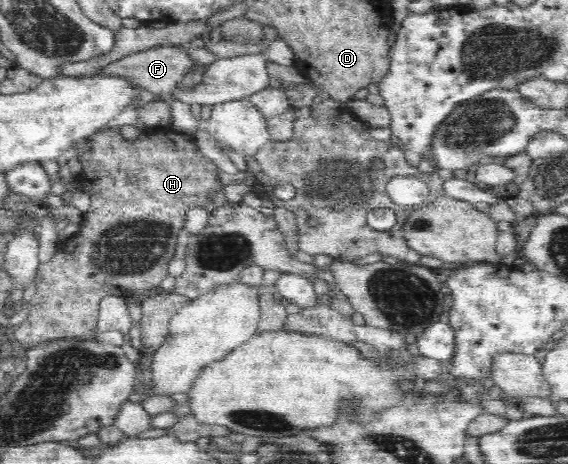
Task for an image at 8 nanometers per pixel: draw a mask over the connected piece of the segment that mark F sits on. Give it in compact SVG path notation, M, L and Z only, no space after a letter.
M154 46L144 51L138 51L138 53L132 53L132 55L126 55L118 61L112 61L108 63L106 67L100 67L96 71L98 74L108 74L110 76L122 76L132 84L136 84L136 87L140 89L147 89L156 95L162 97L162 99L171 102L172 91L180 85L180 81L184 79L186 73L190 73L196 65L200 63L196 60L192 60L186 52L186 46Z

